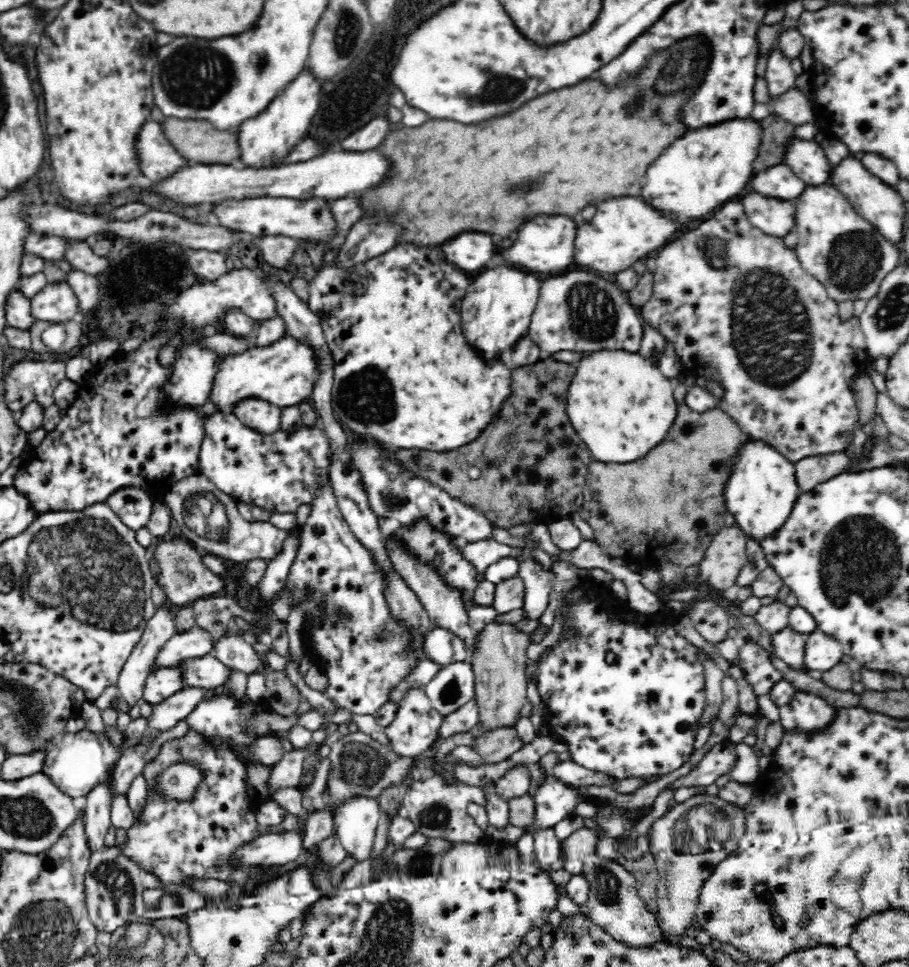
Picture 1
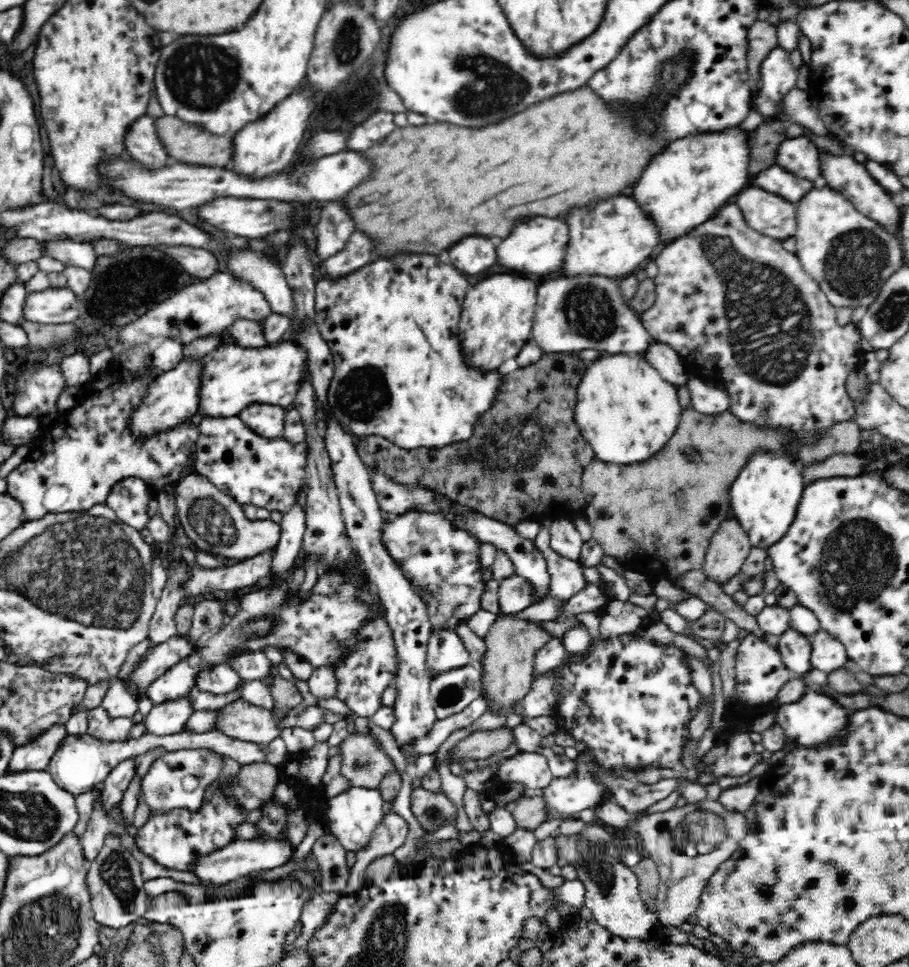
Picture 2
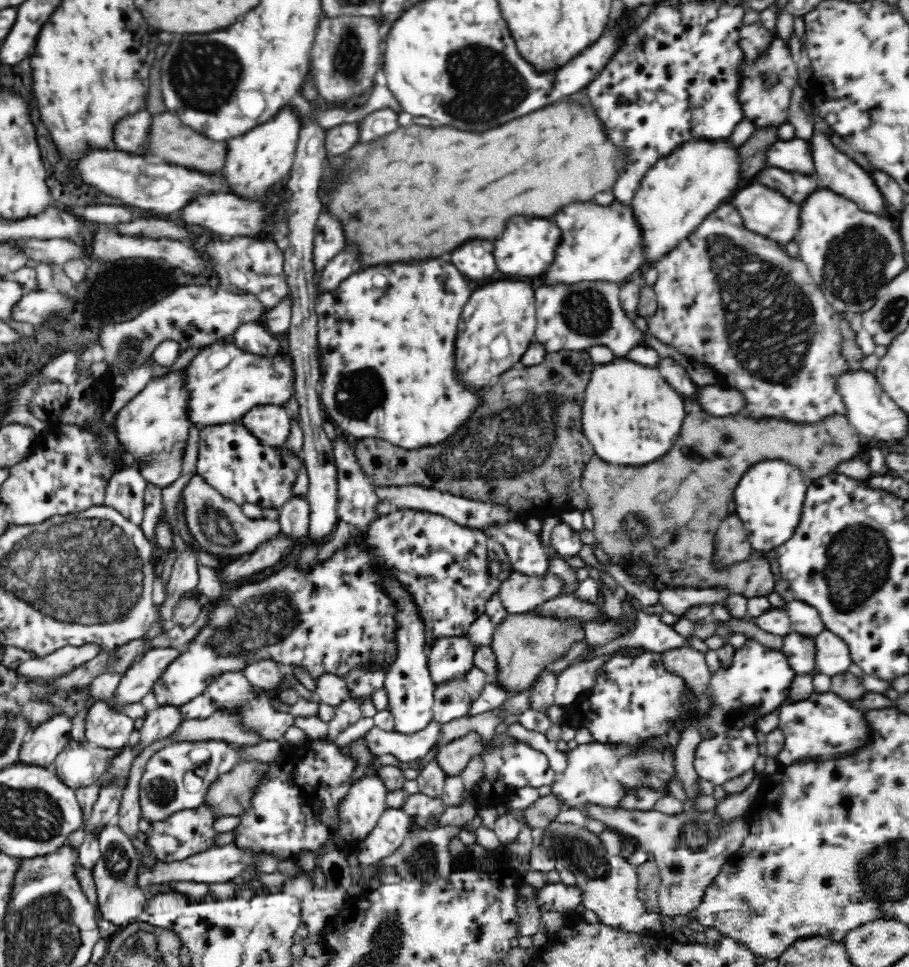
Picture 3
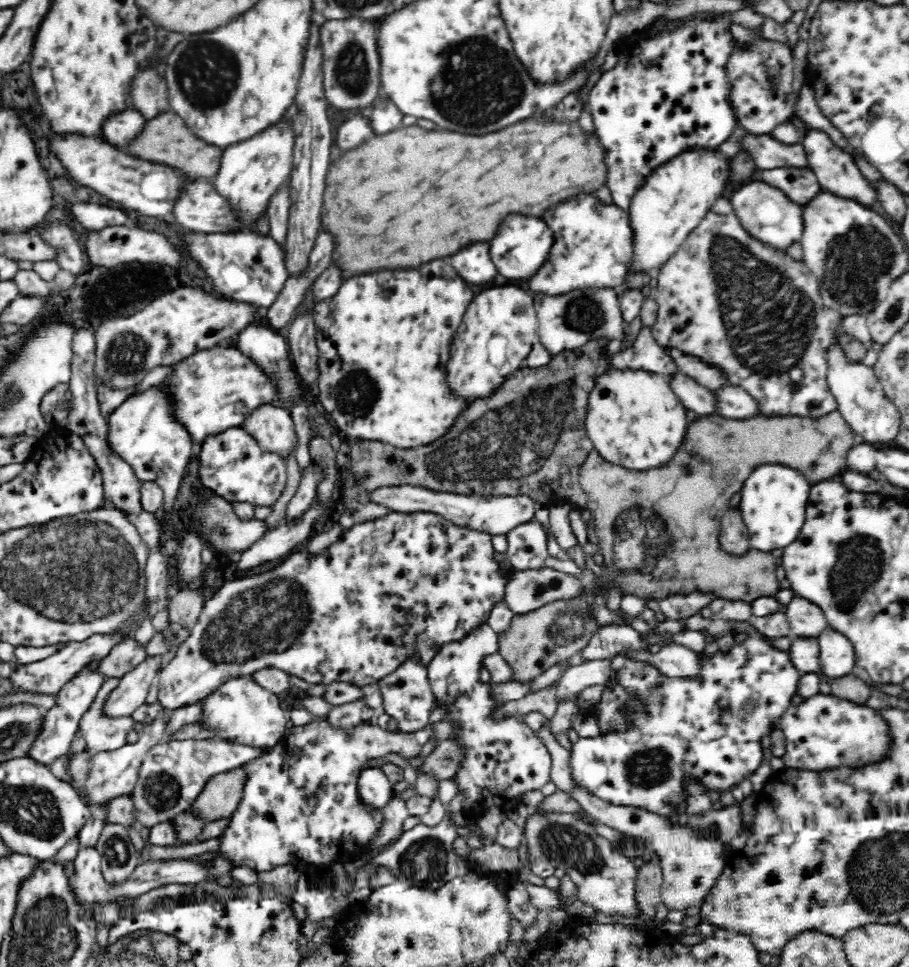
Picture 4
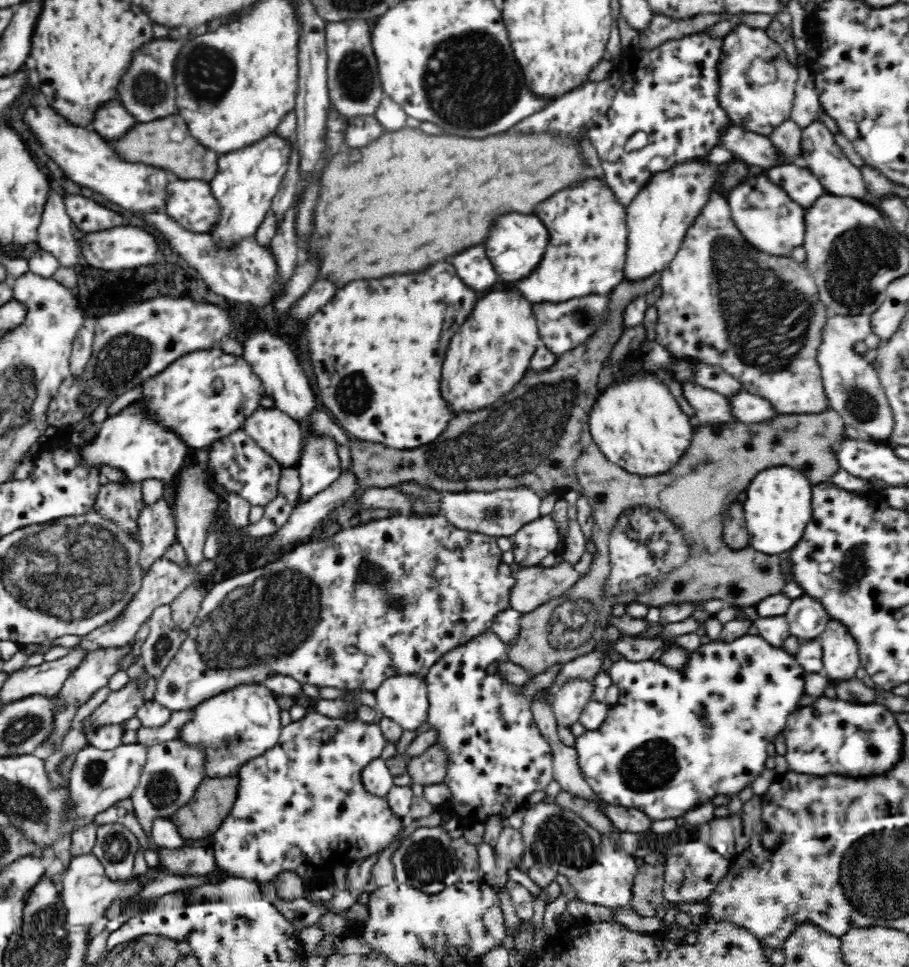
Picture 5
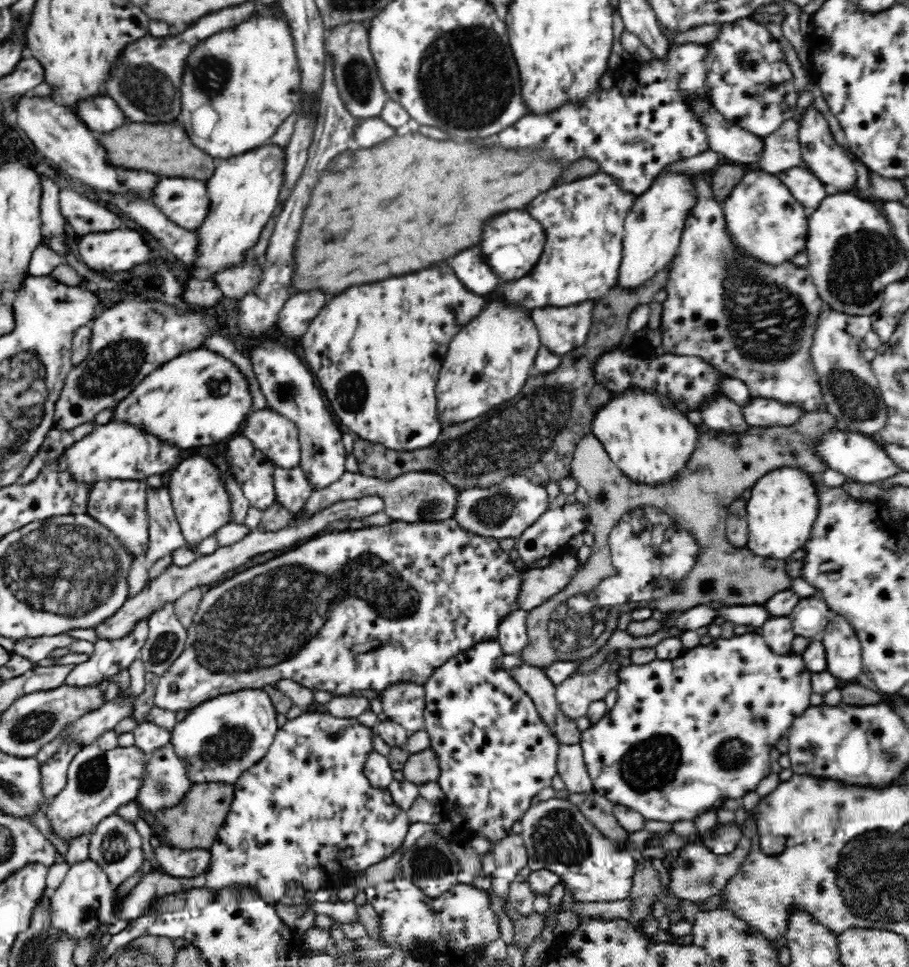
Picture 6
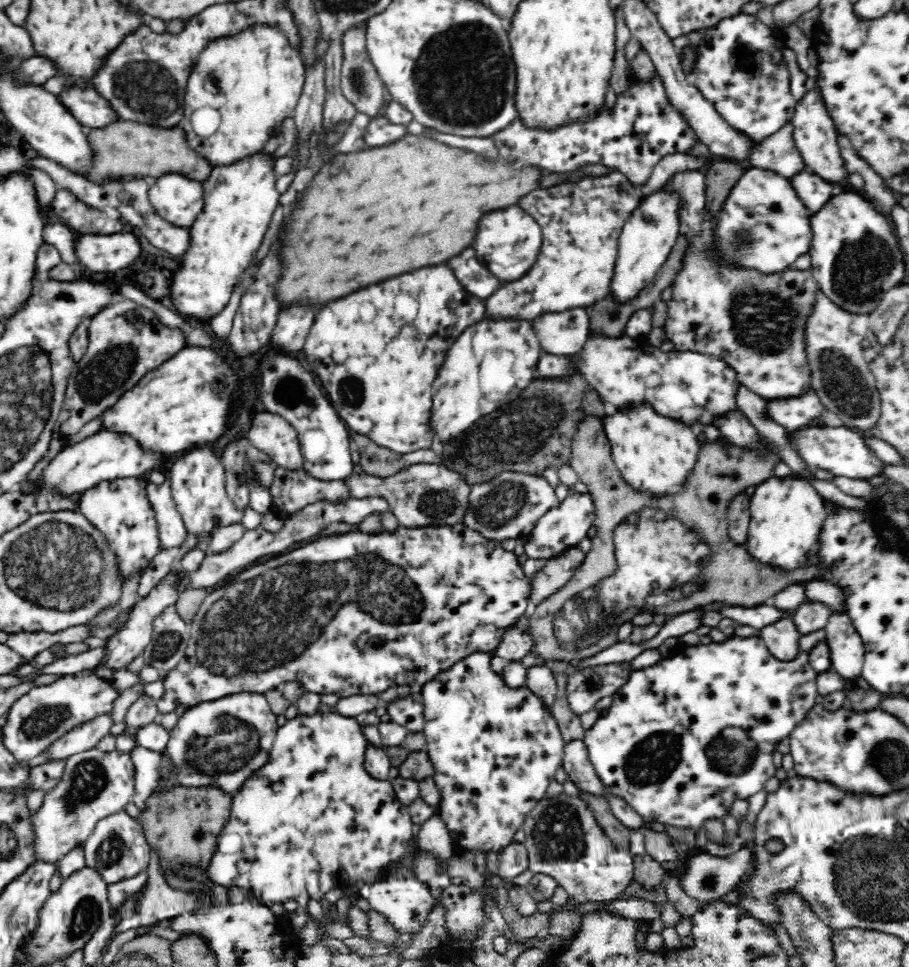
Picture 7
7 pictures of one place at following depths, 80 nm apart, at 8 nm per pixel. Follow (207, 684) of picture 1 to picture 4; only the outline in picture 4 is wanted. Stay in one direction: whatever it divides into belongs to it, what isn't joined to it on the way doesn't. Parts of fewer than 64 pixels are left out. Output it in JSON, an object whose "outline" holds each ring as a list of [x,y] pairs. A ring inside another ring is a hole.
{"outline":[[[242,678],[235,679],[234,681],[229,681],[226,685],[223,685],[221,689],[219,689],[216,694],[210,696],[209,699],[205,699],[202,701],[202,713],[204,716],[200,718],[198,725],[202,727],[202,731],[206,731],[206,733],[210,733],[206,740],[213,741],[216,743],[228,743],[230,745],[243,745],[246,747],[250,747],[252,749],[272,749],[275,745],[278,745],[278,742],[281,742],[282,734],[286,733],[286,722],[288,721],[288,713],[287,708],[284,704],[282,704],[282,697],[276,695],[274,692],[267,690],[257,684],[252,678]]]}

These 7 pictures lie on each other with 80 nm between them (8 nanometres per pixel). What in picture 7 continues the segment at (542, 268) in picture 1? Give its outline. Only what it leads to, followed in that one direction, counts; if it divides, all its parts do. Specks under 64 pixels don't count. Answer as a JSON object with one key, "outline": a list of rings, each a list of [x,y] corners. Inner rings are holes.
{"outline":[[[508,206],[504,210],[492,210],[478,220],[478,232],[474,236],[476,260],[500,280],[518,280],[536,262],[542,246],[540,226],[520,208]]]}

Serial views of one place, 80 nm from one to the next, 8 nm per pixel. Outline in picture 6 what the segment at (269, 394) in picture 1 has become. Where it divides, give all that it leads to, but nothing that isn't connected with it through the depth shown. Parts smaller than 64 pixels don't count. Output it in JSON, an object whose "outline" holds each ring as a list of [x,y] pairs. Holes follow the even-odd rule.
{"outline":[[[204,346],[183,351],[168,362],[155,368],[126,395],[112,412],[114,422],[132,426],[141,430],[148,437],[154,437],[162,445],[174,446],[176,449],[198,448],[218,443],[236,432],[252,408],[252,396],[246,376],[230,361],[216,351]]]}

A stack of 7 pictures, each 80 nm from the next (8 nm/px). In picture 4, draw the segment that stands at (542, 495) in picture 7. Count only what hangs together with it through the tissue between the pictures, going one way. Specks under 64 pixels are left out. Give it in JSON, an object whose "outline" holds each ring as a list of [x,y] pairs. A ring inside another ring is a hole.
{"outline":[[[384,486],[376,488],[368,496],[368,502],[380,504],[389,512],[414,513],[418,511],[433,512],[443,516],[460,528],[482,531],[492,536],[508,534],[522,524],[534,520],[536,500],[526,494],[519,495],[478,495],[454,494],[453,492],[436,492],[419,486]]]}

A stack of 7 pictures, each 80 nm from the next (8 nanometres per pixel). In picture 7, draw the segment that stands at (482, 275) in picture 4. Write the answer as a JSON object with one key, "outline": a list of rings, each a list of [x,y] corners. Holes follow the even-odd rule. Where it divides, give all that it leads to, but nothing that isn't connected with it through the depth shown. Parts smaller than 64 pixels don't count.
{"outline":[[[466,248],[462,254],[450,258],[446,264],[454,270],[454,274],[458,276],[462,286],[480,300],[486,300],[500,288],[500,282],[494,276],[490,276],[488,270],[482,270],[482,266],[478,266],[478,262],[474,258],[474,250],[470,250],[470,248]]]}

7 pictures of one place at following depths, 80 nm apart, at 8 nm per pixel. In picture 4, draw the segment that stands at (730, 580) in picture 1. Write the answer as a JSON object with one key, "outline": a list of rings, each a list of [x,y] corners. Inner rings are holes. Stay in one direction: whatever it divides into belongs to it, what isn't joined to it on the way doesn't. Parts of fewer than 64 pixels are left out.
{"outline":[[[728,507],[721,518],[720,546],[730,554],[741,555],[752,547],[749,540],[739,507]]]}

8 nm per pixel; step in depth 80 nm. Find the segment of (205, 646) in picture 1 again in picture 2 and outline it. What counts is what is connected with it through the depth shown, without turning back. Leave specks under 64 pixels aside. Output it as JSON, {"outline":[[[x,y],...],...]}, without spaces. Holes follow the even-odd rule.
{"outline":[[[174,635],[168,641],[154,645],[138,663],[138,668],[131,672],[124,682],[126,693],[136,699],[146,696],[148,688],[165,671],[180,662],[182,657],[190,654],[196,644],[190,644],[184,635]]]}

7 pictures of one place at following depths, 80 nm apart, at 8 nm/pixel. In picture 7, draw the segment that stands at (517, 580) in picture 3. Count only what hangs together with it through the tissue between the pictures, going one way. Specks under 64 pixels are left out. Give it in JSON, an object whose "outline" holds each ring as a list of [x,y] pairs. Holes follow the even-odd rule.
{"outline":[[[578,546],[569,547],[560,555],[549,558],[547,564],[531,579],[531,606],[540,604],[543,598],[563,587],[574,576],[576,569],[584,562],[584,559],[584,550]]]}

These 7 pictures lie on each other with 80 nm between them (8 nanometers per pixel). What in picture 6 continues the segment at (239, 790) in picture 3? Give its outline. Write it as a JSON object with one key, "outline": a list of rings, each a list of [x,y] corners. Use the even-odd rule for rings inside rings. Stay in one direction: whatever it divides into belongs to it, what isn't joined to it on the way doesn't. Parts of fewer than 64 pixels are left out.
{"outline":[[[206,782],[206,784],[190,785],[181,796],[180,802],[172,808],[160,808],[152,814],[158,834],[153,834],[154,841],[174,850],[207,850],[217,841],[218,832],[228,817],[234,798],[234,786]]]}

